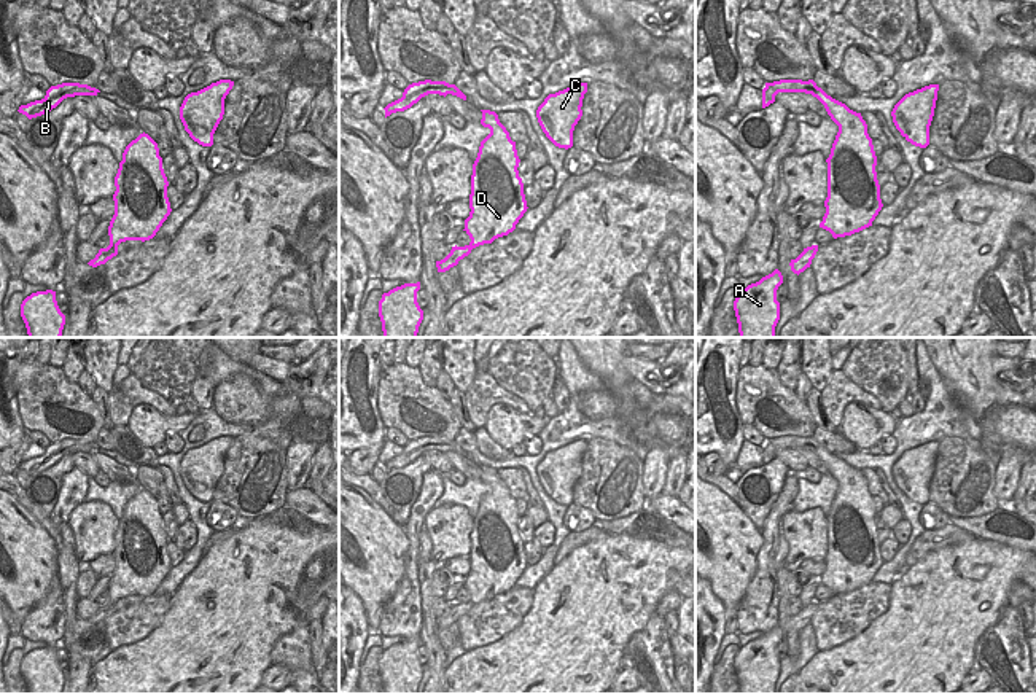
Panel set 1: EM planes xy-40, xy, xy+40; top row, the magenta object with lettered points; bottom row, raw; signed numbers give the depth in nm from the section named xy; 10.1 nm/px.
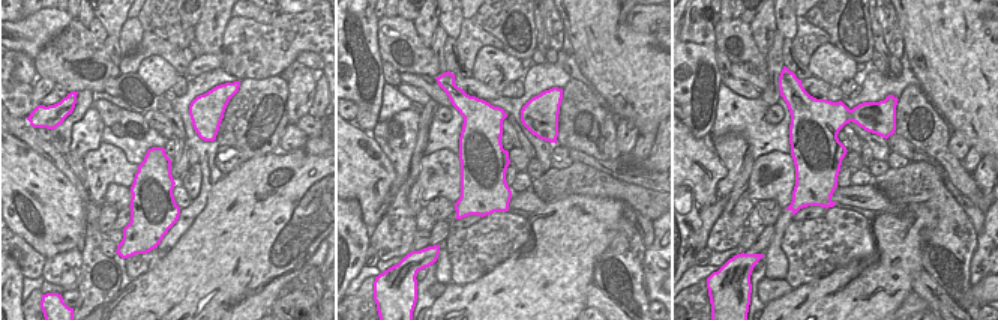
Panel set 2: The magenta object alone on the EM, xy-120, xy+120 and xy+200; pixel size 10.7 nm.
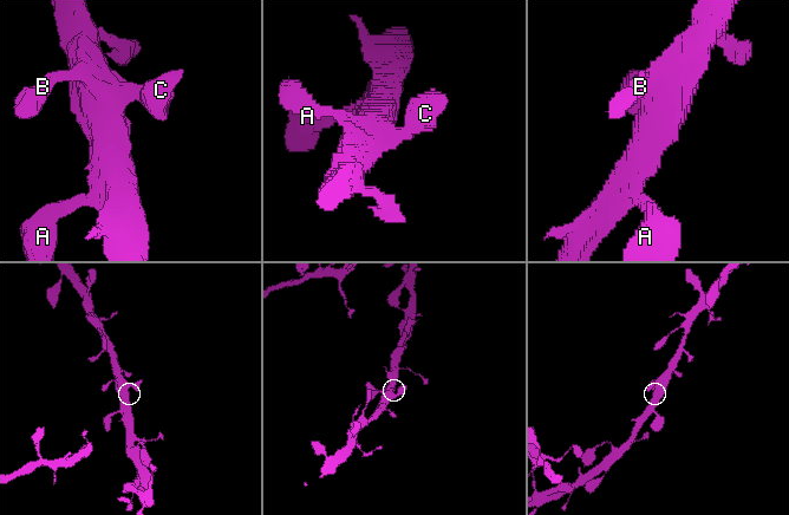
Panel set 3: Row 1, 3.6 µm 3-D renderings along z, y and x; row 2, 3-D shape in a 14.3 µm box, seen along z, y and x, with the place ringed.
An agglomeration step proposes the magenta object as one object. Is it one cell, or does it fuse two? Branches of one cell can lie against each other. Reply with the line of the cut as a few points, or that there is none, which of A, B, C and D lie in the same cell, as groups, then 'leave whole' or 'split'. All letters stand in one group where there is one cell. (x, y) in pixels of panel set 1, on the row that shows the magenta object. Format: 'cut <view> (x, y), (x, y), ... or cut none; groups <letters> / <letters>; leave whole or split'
cut none; groups A B C D; leave whole

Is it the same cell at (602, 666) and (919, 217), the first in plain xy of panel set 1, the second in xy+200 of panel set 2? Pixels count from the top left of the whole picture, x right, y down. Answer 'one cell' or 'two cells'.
one cell

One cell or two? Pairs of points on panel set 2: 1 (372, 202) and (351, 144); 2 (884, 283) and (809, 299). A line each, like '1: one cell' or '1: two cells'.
1: one cell
2: one cell

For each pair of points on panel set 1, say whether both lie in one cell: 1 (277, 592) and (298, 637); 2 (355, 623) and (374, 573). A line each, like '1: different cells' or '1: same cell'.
1: different cells
2: different cells

